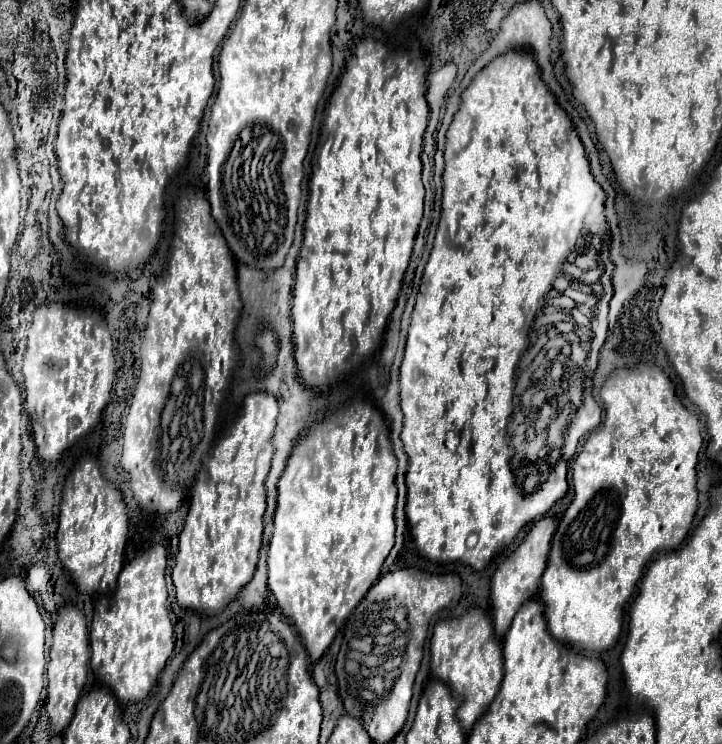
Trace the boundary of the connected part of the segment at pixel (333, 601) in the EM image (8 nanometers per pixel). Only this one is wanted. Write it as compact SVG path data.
M354 401L334 413L322 415L316 423L312 423L312 427L308 427L308 433L304 433L304 437L300 437L300 441L296 441L296 449L292 449L292 453L288 457L288 465L278 481L278 505L276 505L276 513L274 513L274 533L272 533L270 547L268 547L268 587L272 589L282 615L294 623L312 661L318 661L322 657L322 653L330 647L338 629L344 625L344 621L350 617L350 613L362 601L362 597L366 595L370 585L378 579L380 567L394 545L394 509L396 509L396 495L398 495L398 489L394 483L396 471L398 471L398 459L396 459L392 443L390 443L390 429L388 429L386 417L376 405L372 405L368 401Z

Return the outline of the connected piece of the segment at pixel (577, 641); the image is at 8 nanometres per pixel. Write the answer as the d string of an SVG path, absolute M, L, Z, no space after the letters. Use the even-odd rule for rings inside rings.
M638 365L638 367L624 367L624 369L614 369L602 389L600 389L600 399L602 399L602 409L604 409L604 435L590 435L578 453L578 457L572 463L572 481L574 481L574 501L568 505L564 517L560 519L558 531L552 539L552 551L548 559L548 567L542 575L542 599L546 603L546 619L548 619L548 629L550 633L568 645L578 645L588 651L604 651L610 649L622 631L622 621L624 621L624 607L630 603L634 597L636 585L642 579L646 567L650 561L654 561L660 553L670 553L672 549L678 549L678 545L684 541L692 517L698 509L698 493L696 493L696 461L698 453L702 447L702 435L700 435L700 423L698 417L688 411L680 399L676 397L676 389L668 375L654 365Z

